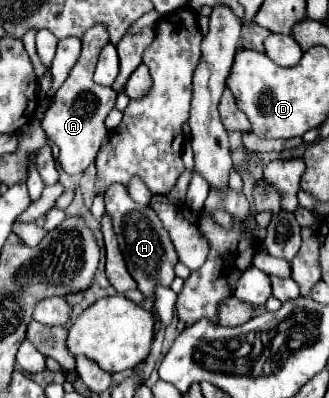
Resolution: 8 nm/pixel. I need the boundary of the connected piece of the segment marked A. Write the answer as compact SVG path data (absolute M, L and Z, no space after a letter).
M104 26L90 28L82 38L82 54L74 68L70 70L66 82L56 90L52 104L42 116L42 128L46 136L58 146L58 162L68 174L82 174L94 160L102 146L102 140L106 138L108 130L104 126L106 114L114 108L116 92L108 86L98 86L92 80L96 58L102 50L102 46L108 44L108 32Z

